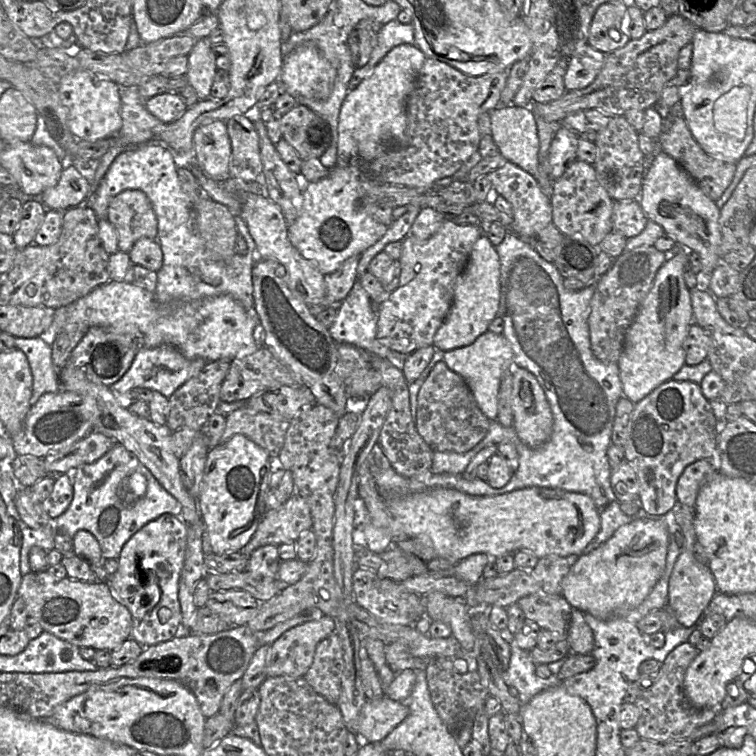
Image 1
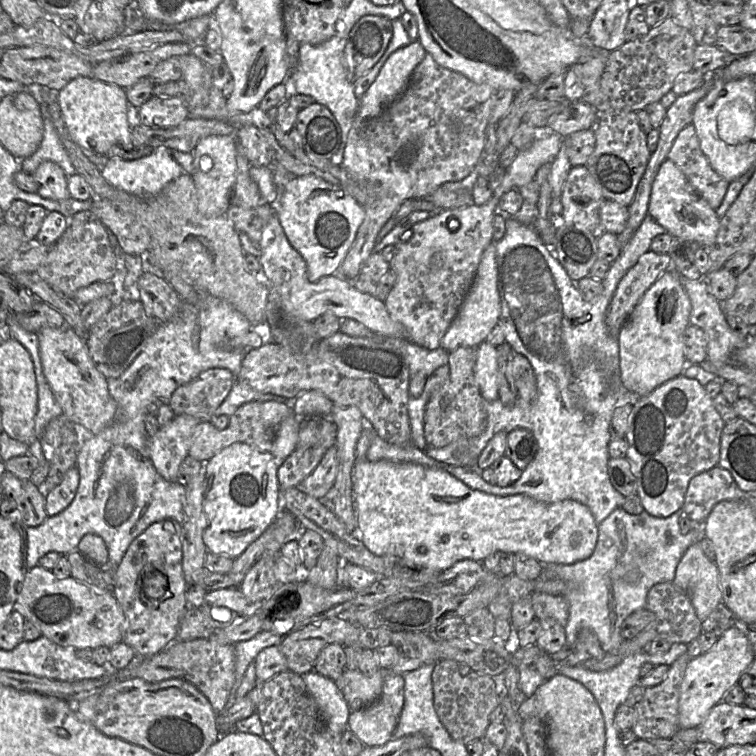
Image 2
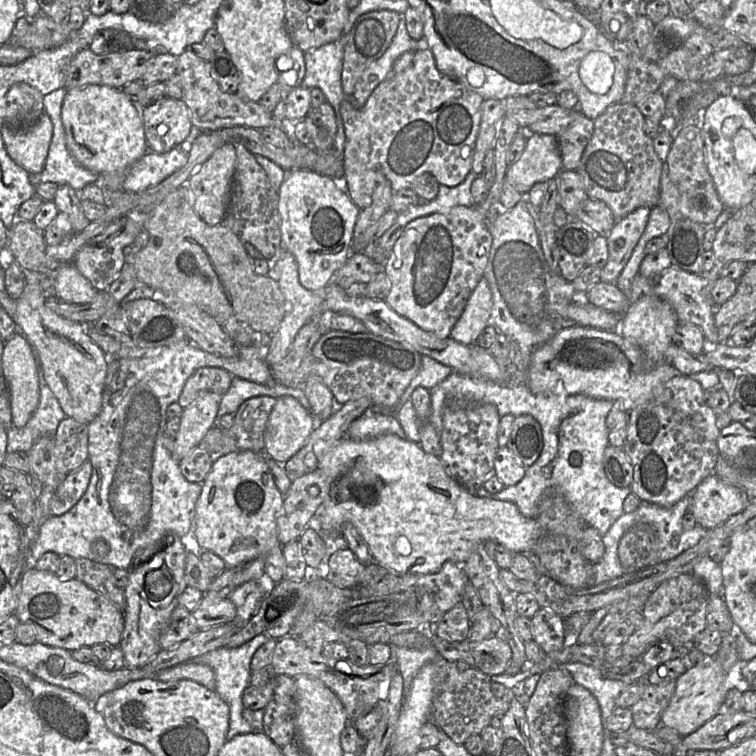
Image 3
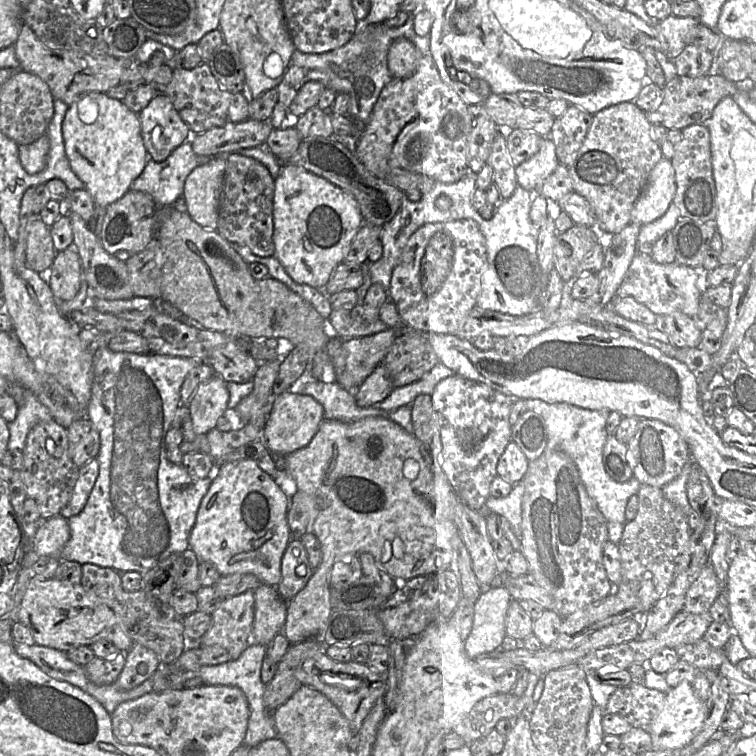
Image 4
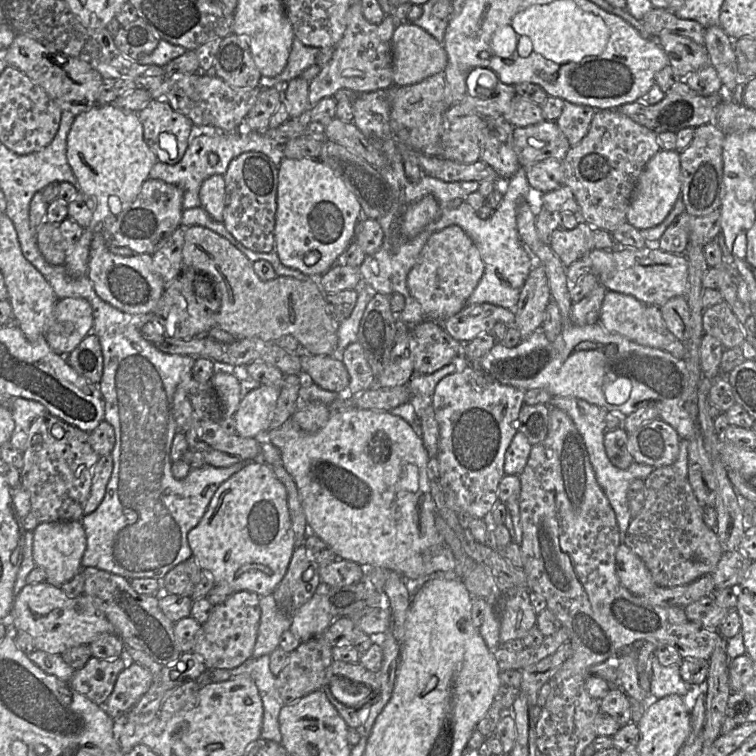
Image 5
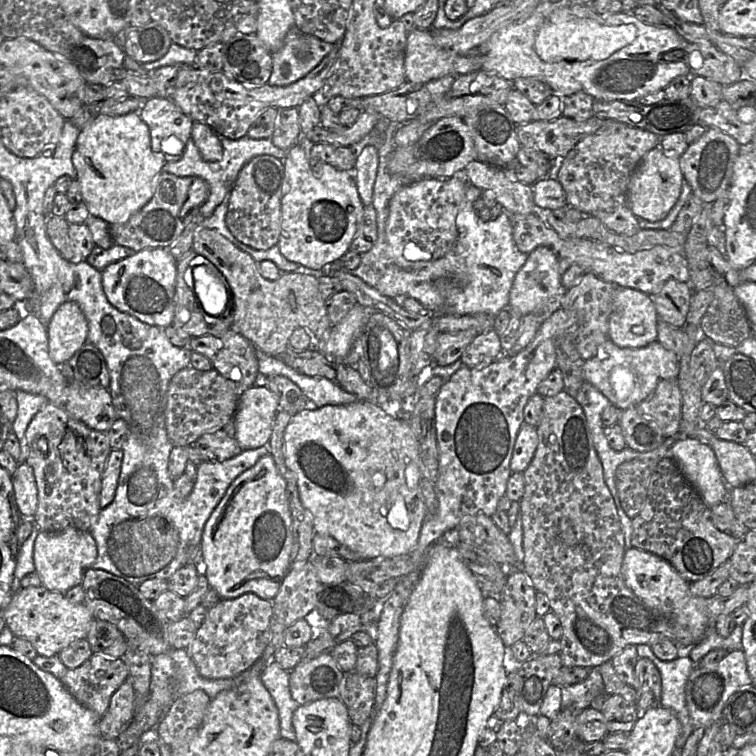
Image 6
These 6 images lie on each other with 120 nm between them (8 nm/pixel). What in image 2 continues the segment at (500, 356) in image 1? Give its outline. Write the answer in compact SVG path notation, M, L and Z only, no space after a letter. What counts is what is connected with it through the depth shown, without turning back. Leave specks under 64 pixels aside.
M482 342L477 346L474 378L482 398L494 401L498 398L498 363L496 347Z

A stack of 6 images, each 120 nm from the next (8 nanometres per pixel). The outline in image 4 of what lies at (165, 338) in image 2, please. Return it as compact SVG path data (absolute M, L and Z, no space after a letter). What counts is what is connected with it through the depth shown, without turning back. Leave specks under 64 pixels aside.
M107 346L99 347L93 356L91 399L86 407L86 417L100 437L100 449L95 457L99 473L83 510L67 519L70 539L59 555L60 561L94 564L118 573L145 574L171 555L182 554L190 548L189 536L197 511L218 466L213 462L208 477L193 479L182 465L167 459L165 436L180 406L182 384L190 371L200 364L203 363L195 358L113 352Z

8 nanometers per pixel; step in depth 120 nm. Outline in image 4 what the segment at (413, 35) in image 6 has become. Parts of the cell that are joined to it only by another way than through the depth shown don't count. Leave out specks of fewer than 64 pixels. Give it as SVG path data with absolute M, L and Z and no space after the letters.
M397 38L388 51L388 67L393 78L403 79L411 76L418 68L421 51L410 40Z

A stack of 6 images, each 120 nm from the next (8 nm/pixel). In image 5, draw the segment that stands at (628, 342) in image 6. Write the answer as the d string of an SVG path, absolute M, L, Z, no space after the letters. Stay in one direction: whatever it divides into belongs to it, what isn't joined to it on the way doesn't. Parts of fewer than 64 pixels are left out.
M607 290L599 322L609 332L619 334L640 345L664 350L684 359L684 343L671 334L659 334L648 324L646 304L632 295Z

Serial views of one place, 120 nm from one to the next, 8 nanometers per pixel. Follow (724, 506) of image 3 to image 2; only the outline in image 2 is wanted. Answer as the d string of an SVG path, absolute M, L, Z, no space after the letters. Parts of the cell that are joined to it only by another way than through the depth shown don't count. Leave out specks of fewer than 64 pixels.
M717 465L690 480L682 509L693 522L703 524L717 503L740 499L744 499L744 492L731 474Z

